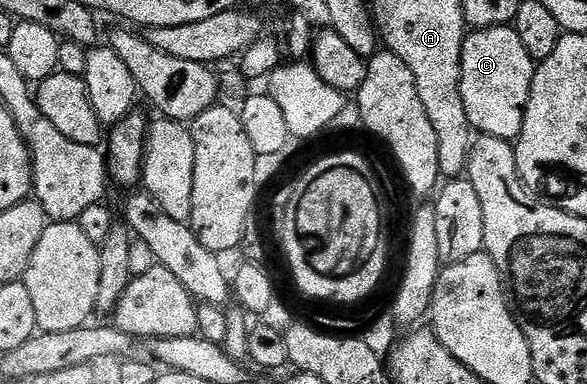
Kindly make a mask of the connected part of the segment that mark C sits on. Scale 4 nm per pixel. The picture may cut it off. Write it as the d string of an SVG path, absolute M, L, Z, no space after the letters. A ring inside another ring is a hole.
M513 25L489 26L486 30L467 33L466 42L462 45L462 99L464 112L468 112L471 127L479 135L488 138L517 139L526 123L526 105L530 99L535 69L534 57L530 55L528 48L524 48L524 40L520 40Z

